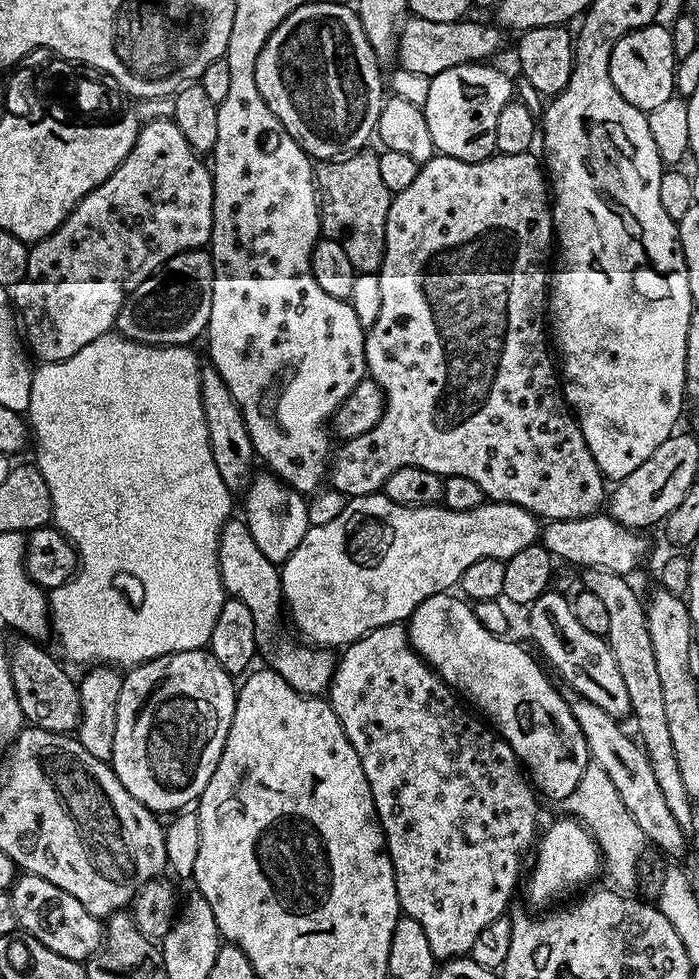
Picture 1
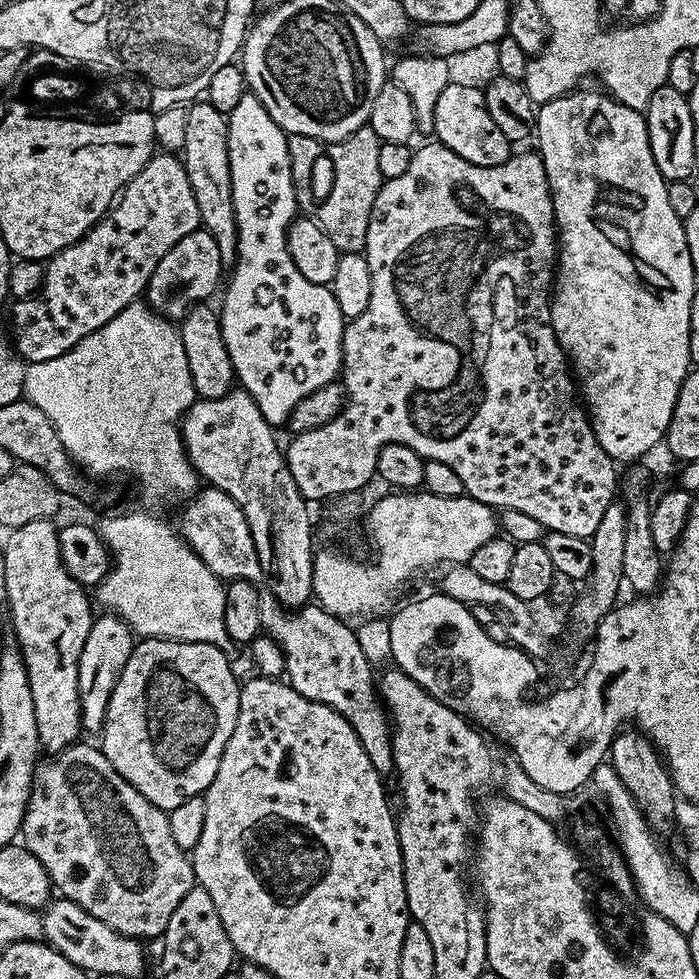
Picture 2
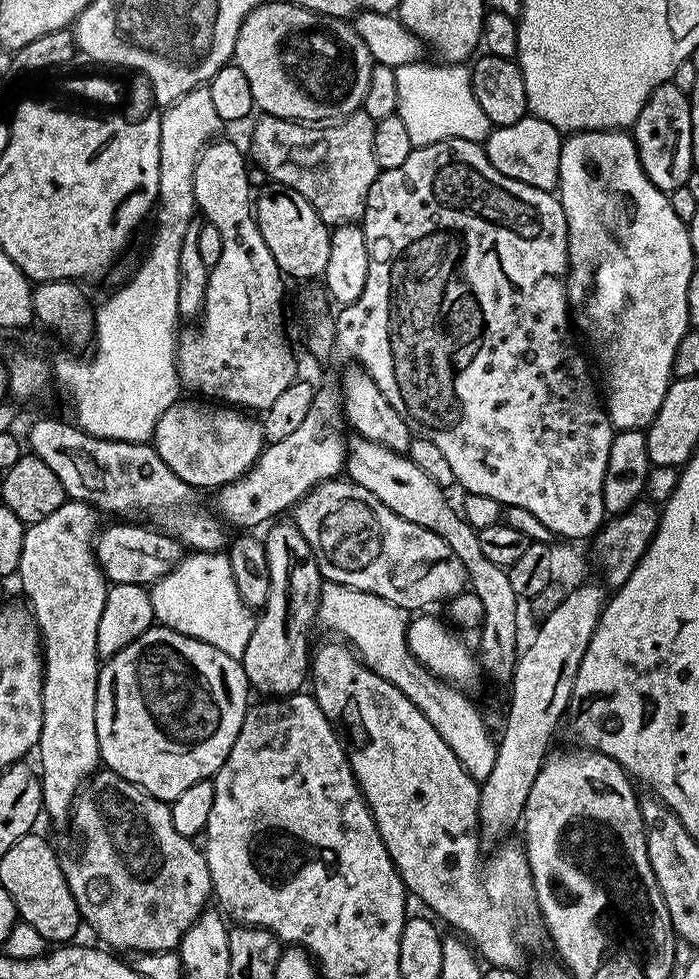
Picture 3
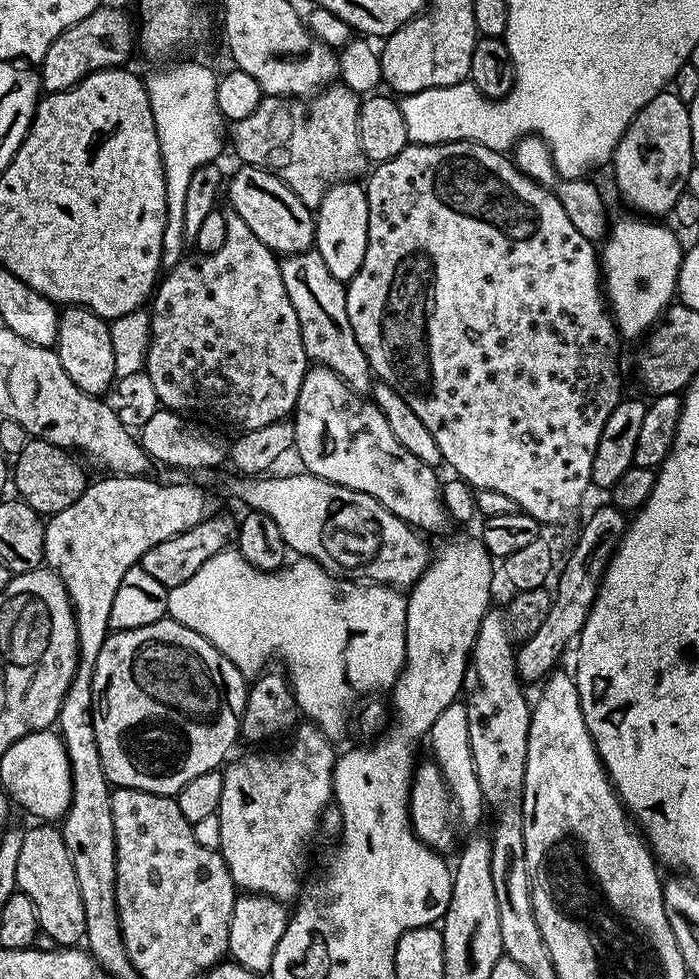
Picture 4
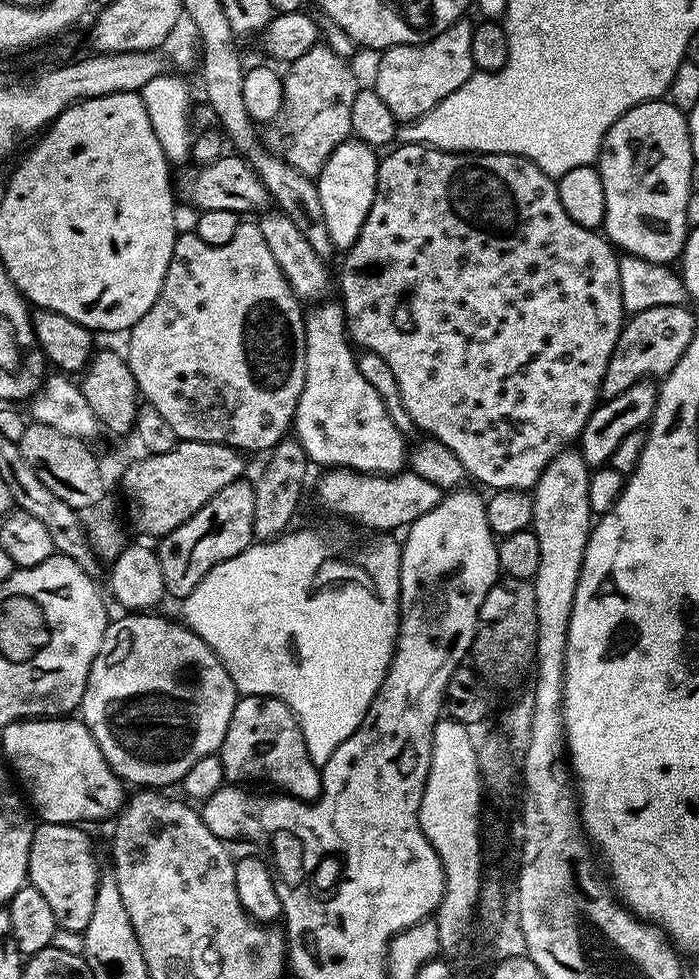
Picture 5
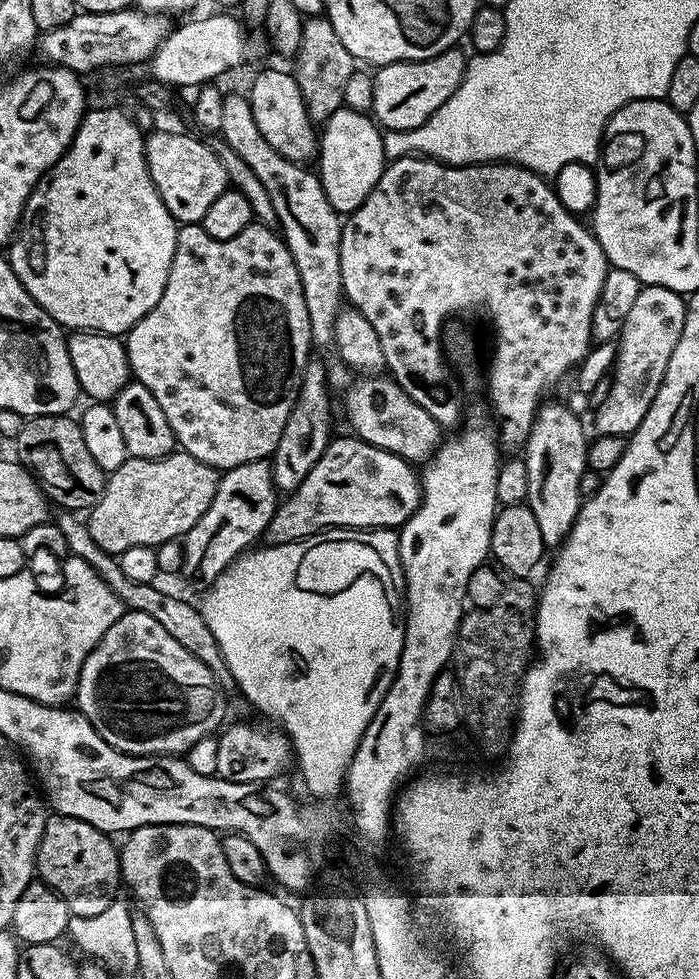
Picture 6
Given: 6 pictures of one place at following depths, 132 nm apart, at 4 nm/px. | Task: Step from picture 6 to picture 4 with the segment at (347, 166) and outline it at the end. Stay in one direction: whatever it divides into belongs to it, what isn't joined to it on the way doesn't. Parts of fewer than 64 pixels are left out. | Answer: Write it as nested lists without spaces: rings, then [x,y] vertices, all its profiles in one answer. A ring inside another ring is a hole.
[[[355,179],[334,185],[315,208],[314,219],[314,250],[322,254],[334,278],[345,282],[352,280],[354,274],[362,270],[362,258],[366,258],[366,242],[370,238],[370,206],[365,185]]]

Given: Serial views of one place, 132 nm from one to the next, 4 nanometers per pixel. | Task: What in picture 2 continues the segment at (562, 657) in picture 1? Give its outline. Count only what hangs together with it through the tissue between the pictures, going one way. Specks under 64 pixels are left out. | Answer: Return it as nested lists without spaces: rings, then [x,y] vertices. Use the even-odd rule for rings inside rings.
[[[621,730],[612,739],[610,749],[610,763],[612,768],[622,780],[622,786],[636,800],[641,815],[648,821],[648,827],[652,830],[664,828],[674,821],[674,804],[676,796],[672,786],[672,775],[652,741],[639,730]]]

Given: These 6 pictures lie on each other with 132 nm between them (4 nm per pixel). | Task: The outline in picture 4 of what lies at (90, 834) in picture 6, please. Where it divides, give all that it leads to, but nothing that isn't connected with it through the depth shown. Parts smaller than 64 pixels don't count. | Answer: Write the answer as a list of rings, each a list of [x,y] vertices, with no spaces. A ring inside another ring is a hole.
[[[48,822],[35,826],[37,828],[27,829],[22,838],[16,887],[26,894],[26,898],[30,898],[30,902],[34,902],[40,931],[54,938],[58,946],[79,945],[84,940],[86,910],[82,910],[82,894],[78,890],[74,862],[70,862],[70,850],[66,850],[64,833]]]

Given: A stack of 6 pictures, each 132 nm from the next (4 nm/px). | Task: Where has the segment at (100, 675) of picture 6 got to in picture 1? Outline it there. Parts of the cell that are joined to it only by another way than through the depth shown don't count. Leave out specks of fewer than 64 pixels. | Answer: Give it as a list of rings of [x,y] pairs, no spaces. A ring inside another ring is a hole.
[[[195,648],[129,667],[123,678],[122,690],[118,694],[114,754],[110,761],[118,782],[122,782],[122,786],[142,802],[142,806],[157,814],[175,814],[195,805],[202,790],[206,790],[206,782],[210,782],[210,774],[214,774],[214,766],[218,766],[218,758],[222,758],[226,746],[226,734],[234,718],[238,691],[233,677],[222,670],[212,652]]]

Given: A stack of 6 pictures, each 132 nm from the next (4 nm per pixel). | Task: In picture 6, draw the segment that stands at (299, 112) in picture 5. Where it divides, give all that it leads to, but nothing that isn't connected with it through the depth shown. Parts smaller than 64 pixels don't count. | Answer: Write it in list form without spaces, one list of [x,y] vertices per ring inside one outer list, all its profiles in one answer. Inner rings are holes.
[[[327,15],[309,16],[304,21],[302,42],[294,57],[294,75],[304,95],[304,104],[308,108],[308,117],[314,122],[323,122],[341,108],[344,102],[346,82],[350,74],[357,71],[358,62],[342,46],[342,38],[334,34],[334,26]]]

